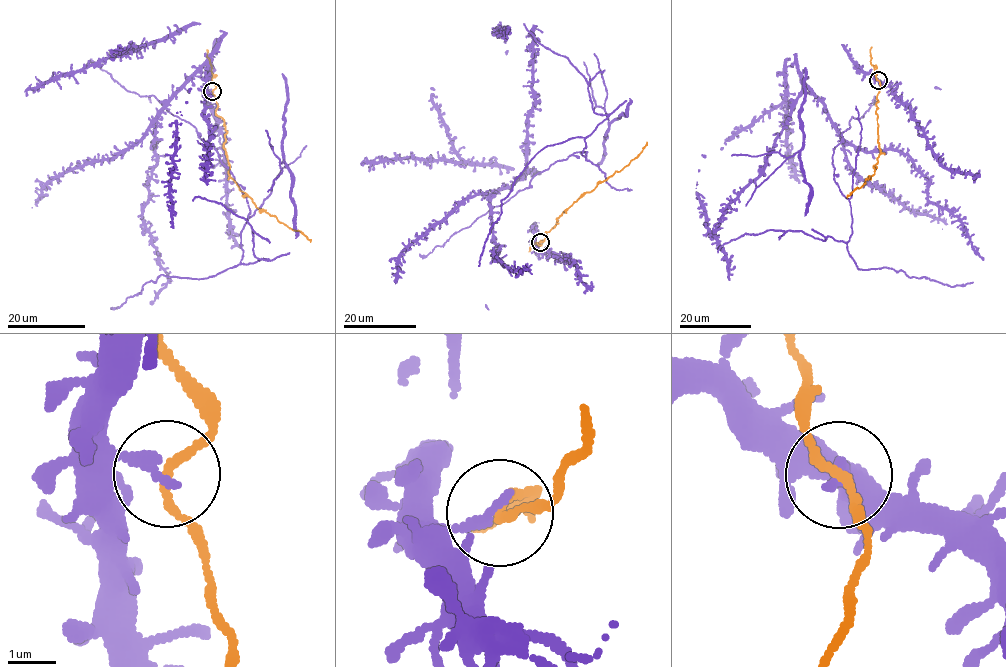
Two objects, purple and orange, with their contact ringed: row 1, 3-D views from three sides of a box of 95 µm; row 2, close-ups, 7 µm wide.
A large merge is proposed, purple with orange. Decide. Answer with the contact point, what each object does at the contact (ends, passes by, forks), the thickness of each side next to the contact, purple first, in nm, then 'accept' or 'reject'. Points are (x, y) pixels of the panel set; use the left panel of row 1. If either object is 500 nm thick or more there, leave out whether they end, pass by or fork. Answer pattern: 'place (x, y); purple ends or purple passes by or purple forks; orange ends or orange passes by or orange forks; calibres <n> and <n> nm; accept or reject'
place (212, 91); purple ends; orange passes by; calibres 240 and 170 nm; accept

